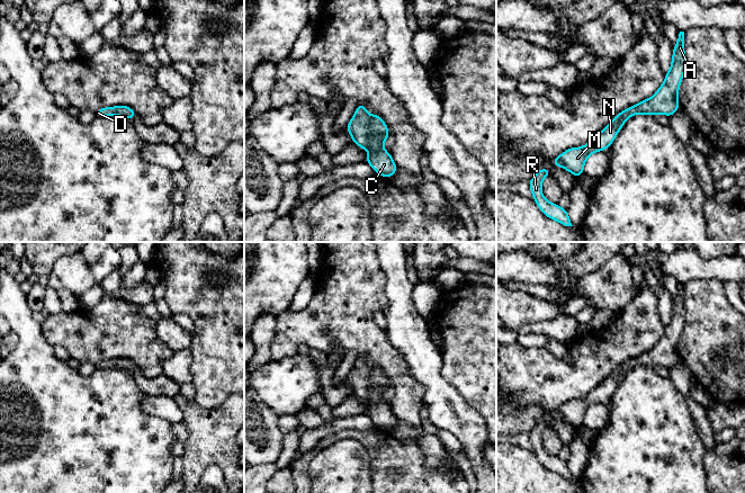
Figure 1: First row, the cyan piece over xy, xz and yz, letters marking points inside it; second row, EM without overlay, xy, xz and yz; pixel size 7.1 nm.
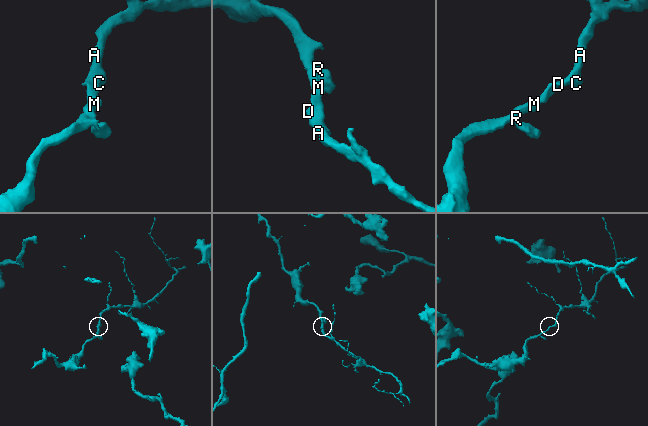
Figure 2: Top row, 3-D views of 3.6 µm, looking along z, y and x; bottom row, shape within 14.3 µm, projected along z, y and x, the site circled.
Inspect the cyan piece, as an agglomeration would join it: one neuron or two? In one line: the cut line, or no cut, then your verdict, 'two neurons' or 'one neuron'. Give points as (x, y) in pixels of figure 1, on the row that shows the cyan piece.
cut none; one neuron

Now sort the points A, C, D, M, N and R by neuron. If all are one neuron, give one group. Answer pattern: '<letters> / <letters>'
A C D M N R

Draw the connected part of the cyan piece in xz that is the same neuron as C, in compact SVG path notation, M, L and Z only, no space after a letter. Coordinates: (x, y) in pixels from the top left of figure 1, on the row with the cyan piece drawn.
M358 105L354 116L348 123L348 133L352 142L368 151L367 163L385 178L392 177L397 165L394 163L391 153L383 149L388 137L388 127L377 115L370 115L363 105Z

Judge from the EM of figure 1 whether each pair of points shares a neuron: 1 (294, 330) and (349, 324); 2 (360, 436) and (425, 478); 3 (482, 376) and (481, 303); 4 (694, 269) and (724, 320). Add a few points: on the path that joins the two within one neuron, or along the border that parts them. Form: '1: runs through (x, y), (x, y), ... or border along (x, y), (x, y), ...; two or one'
1: runs through (307, 326), (311, 326), (320, 317), (335, 317); one
2: runs through (376, 444), (410, 477); one
3: runs through (482, 358), (481, 321); one
4: border along (724, 283), (718, 279), (690, 279), (684, 284); two

